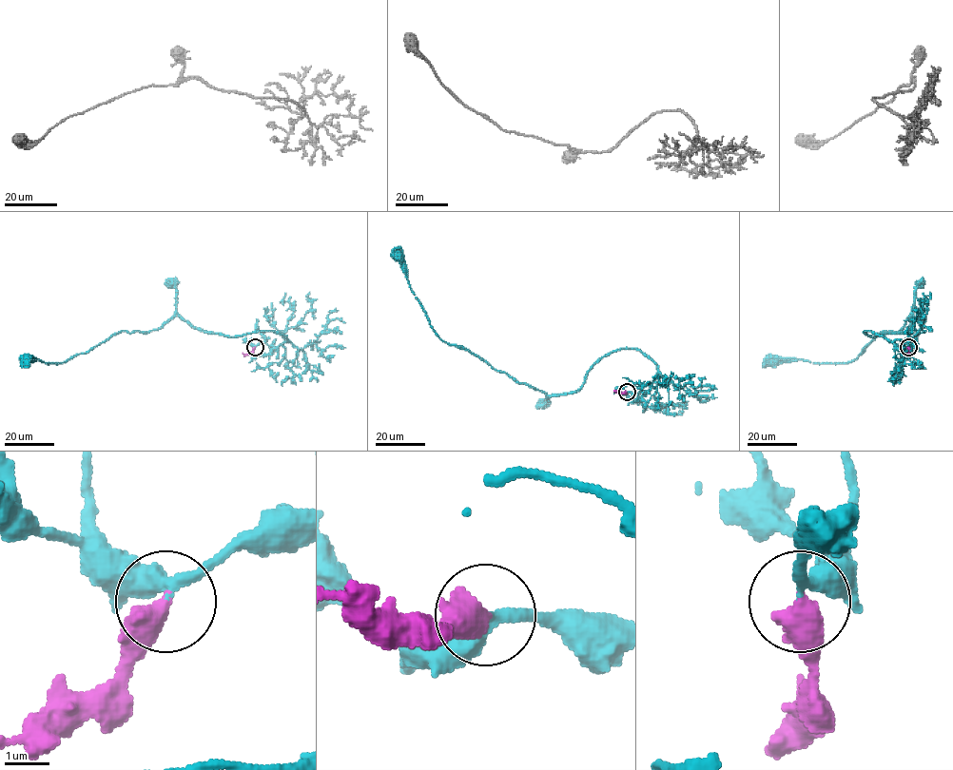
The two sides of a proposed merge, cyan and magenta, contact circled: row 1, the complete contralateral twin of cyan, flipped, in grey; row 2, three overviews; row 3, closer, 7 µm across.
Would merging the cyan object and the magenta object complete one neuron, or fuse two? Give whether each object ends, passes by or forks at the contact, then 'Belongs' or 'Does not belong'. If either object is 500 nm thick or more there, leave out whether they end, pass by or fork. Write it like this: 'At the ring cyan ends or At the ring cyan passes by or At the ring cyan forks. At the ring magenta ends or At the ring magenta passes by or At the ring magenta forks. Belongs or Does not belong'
Belongs

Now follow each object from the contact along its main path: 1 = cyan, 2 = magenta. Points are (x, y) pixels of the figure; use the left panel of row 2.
1: (255, 346), (277, 347), (285, 337), (208, 334), (176, 316), (146, 332), (117, 332), (68, 361), (26, 359)
2: (255, 346), (246, 354), (242, 353)

